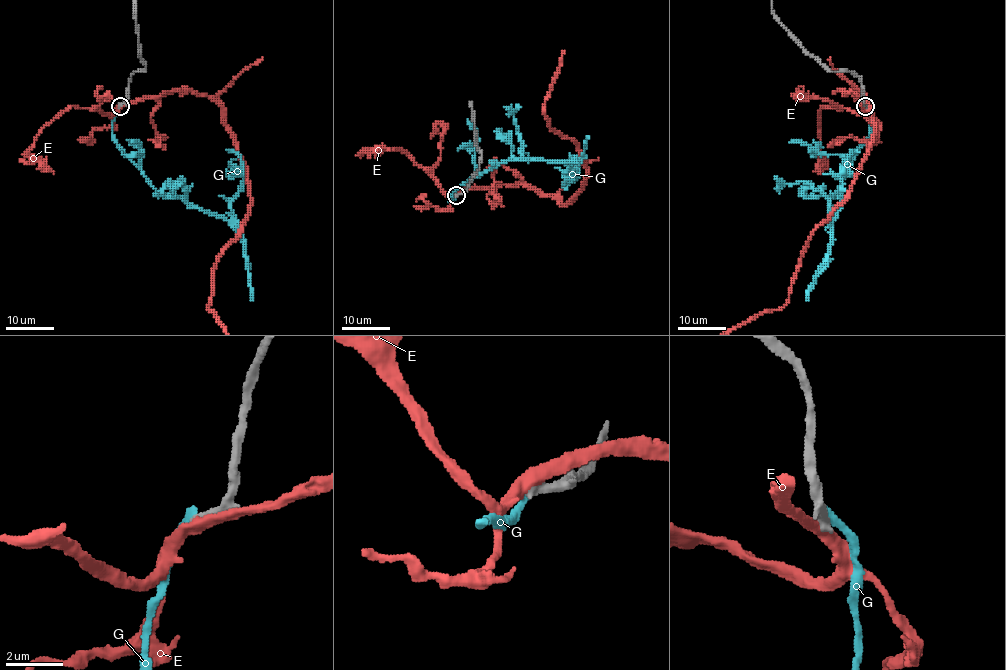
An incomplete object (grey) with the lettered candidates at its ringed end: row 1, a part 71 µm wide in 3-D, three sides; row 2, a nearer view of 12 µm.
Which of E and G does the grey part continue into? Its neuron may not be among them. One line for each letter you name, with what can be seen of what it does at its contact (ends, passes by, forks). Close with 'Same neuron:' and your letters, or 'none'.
Same neuron: none

